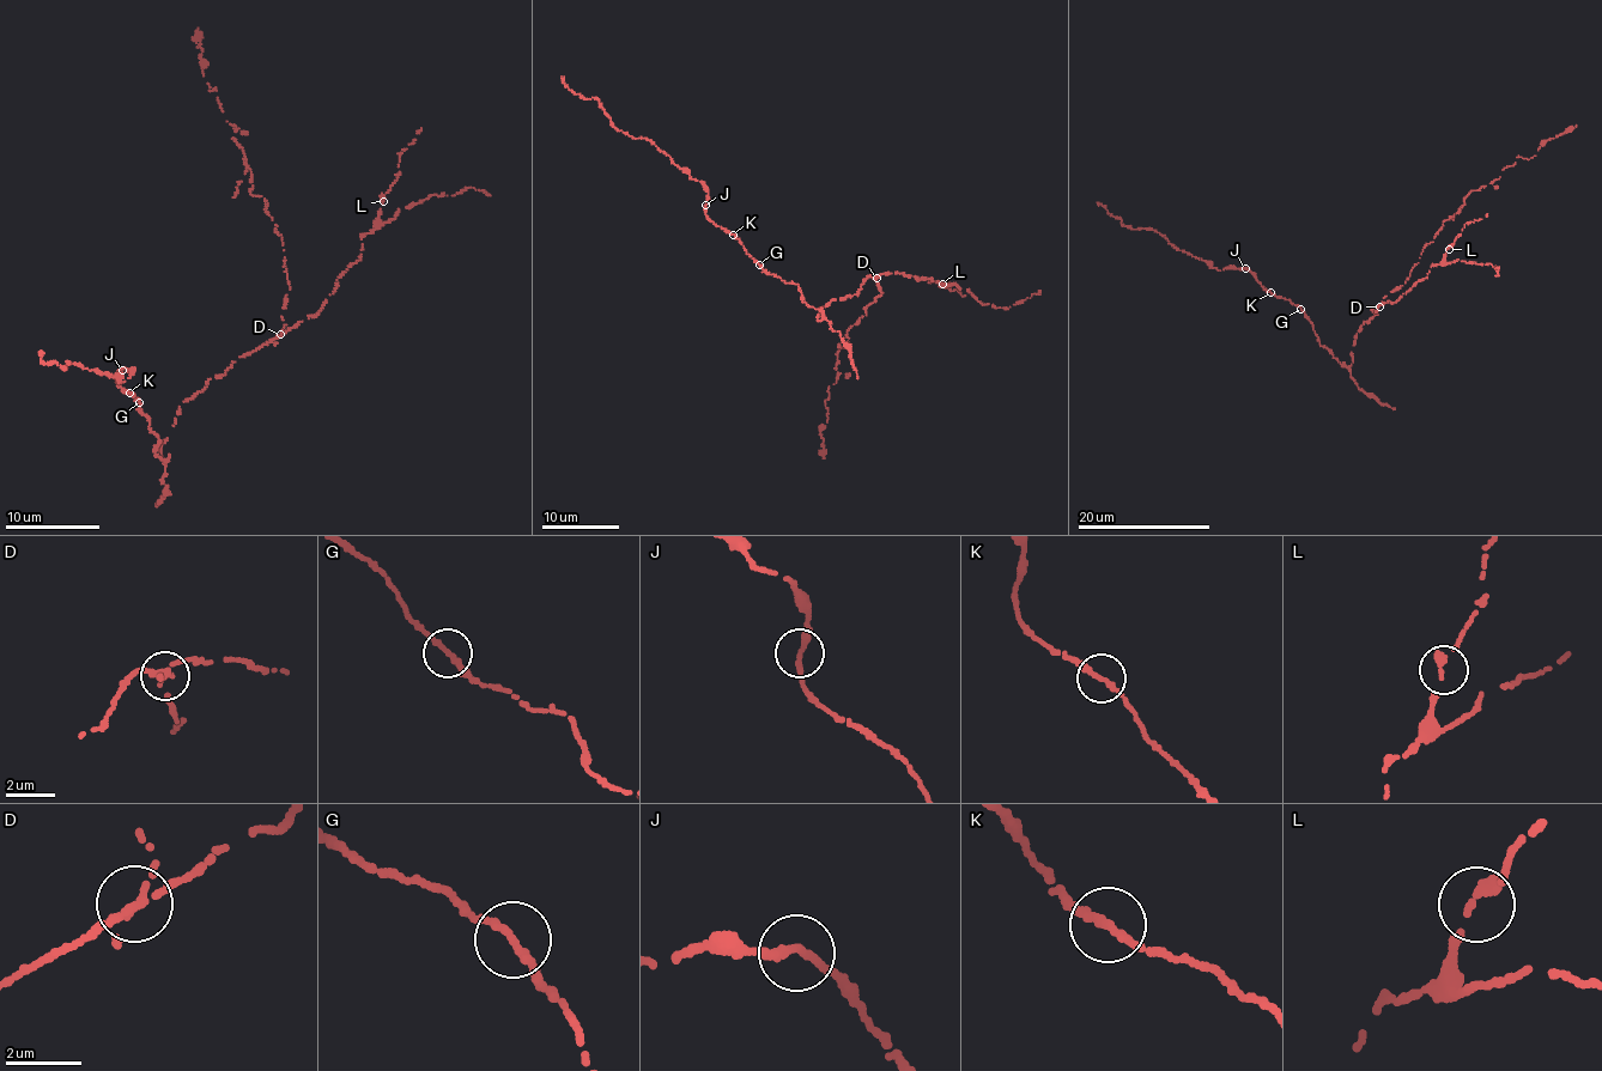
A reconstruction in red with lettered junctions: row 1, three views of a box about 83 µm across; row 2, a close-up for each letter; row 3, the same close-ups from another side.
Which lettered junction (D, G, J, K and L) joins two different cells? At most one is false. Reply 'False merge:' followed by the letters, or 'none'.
False merge: D

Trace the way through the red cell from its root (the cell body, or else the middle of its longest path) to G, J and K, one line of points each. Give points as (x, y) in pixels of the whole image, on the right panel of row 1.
G: (1360, 328), (1351, 352), (1353, 363), (1343, 366), (1320, 344), (1311, 322), (1300, 309)
J: (1360, 328), (1351, 352), (1353, 363), (1343, 366), (1320, 344), (1304, 311), (1288, 299), (1278, 298), (1245, 268)
K: (1360, 328), (1351, 352), (1353, 363), (1343, 366), (1320, 344), (1304, 311), (1270, 292)

